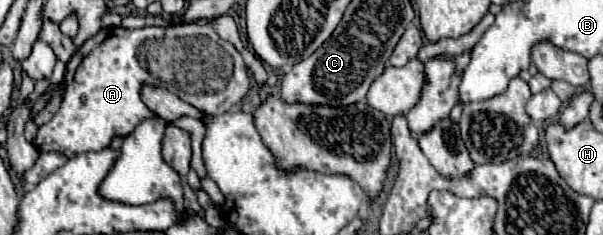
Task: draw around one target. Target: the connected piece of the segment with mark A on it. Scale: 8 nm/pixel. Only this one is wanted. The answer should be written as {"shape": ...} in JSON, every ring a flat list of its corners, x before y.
{"shape":[[176,24,166,28,152,26,140,30,102,28,90,40,86,40,66,64,64,100,54,118,38,128,34,146,40,152,60,152,66,158,74,158,82,152,104,150,114,136,128,136,138,122,152,116,152,112,140,98,142,84,168,88,172,94,176,94,178,98,192,104,204,114,224,114,246,96,250,88,250,74,240,52,230,42,222,40,212,26]]}

